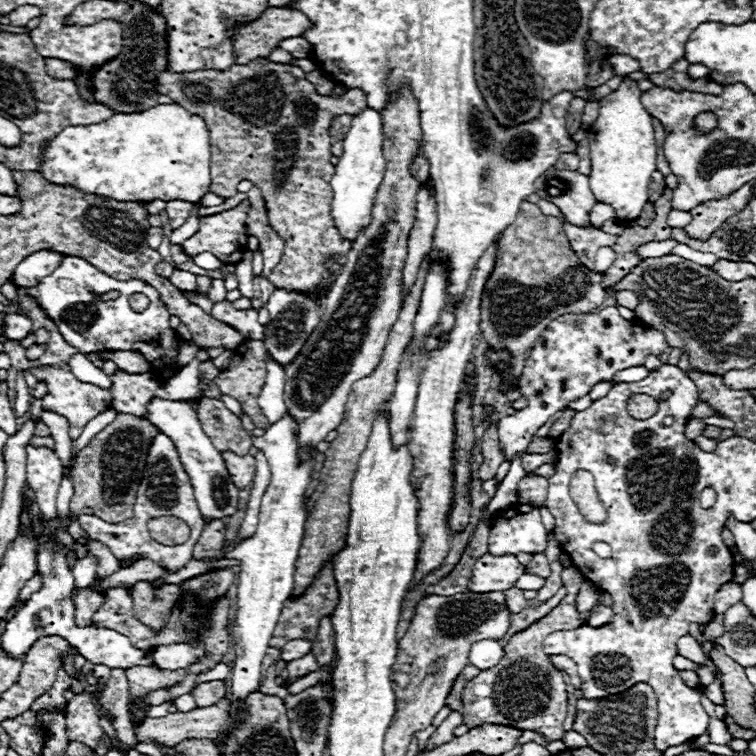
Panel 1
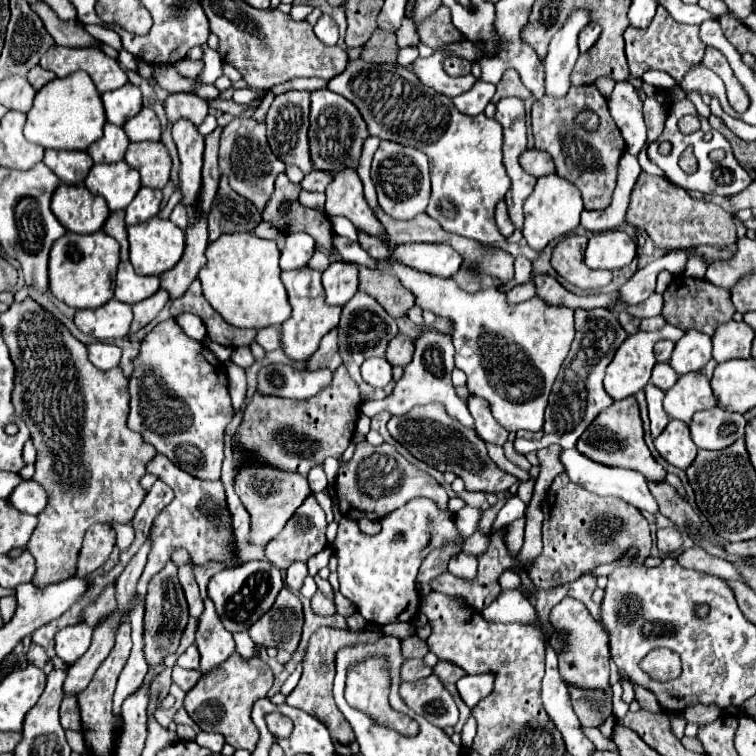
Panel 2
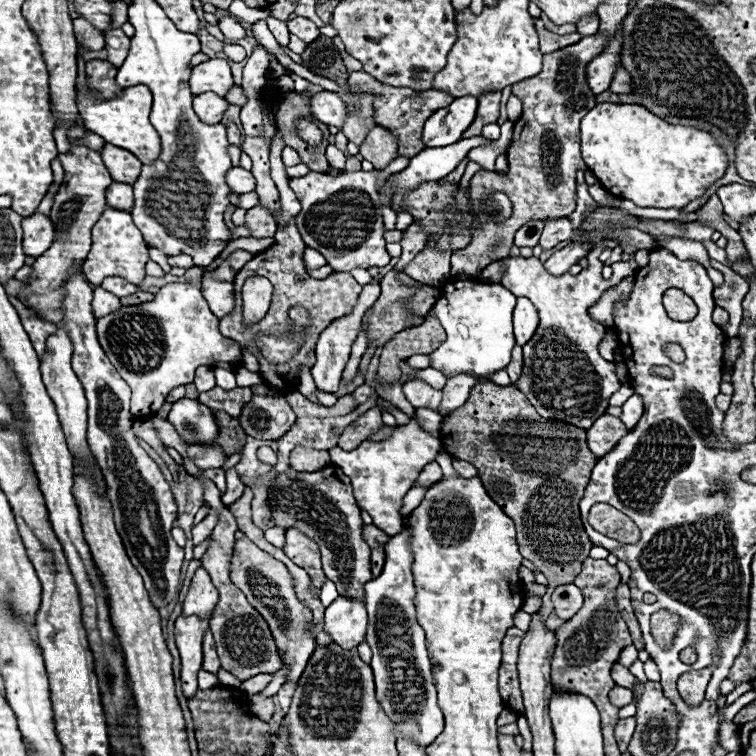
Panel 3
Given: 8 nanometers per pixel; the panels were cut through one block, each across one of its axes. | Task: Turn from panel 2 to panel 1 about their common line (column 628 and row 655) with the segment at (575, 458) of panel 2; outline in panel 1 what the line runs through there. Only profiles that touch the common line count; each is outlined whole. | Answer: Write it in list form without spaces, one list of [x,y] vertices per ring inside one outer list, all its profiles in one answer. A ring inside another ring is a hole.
[[[480,640],[470,650],[470,664],[474,664],[480,670],[488,670],[500,662],[504,656],[504,648],[496,640]]]

